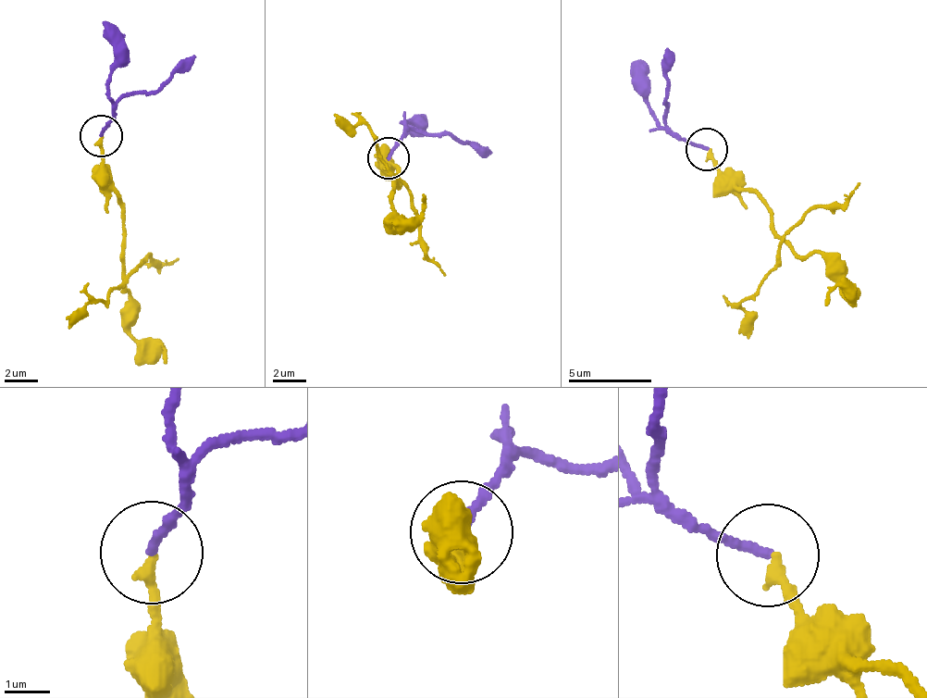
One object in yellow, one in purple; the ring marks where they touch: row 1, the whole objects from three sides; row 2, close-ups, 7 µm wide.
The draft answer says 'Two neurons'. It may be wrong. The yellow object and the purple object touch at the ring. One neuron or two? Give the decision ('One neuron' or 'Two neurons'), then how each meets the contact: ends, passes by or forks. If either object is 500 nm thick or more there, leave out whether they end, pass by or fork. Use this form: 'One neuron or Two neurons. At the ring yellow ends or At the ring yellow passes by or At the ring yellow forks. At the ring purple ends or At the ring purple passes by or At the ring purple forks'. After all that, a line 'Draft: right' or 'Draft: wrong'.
Two neurons. At the ring yellow ends. At the ring purple ends
Draft: right

